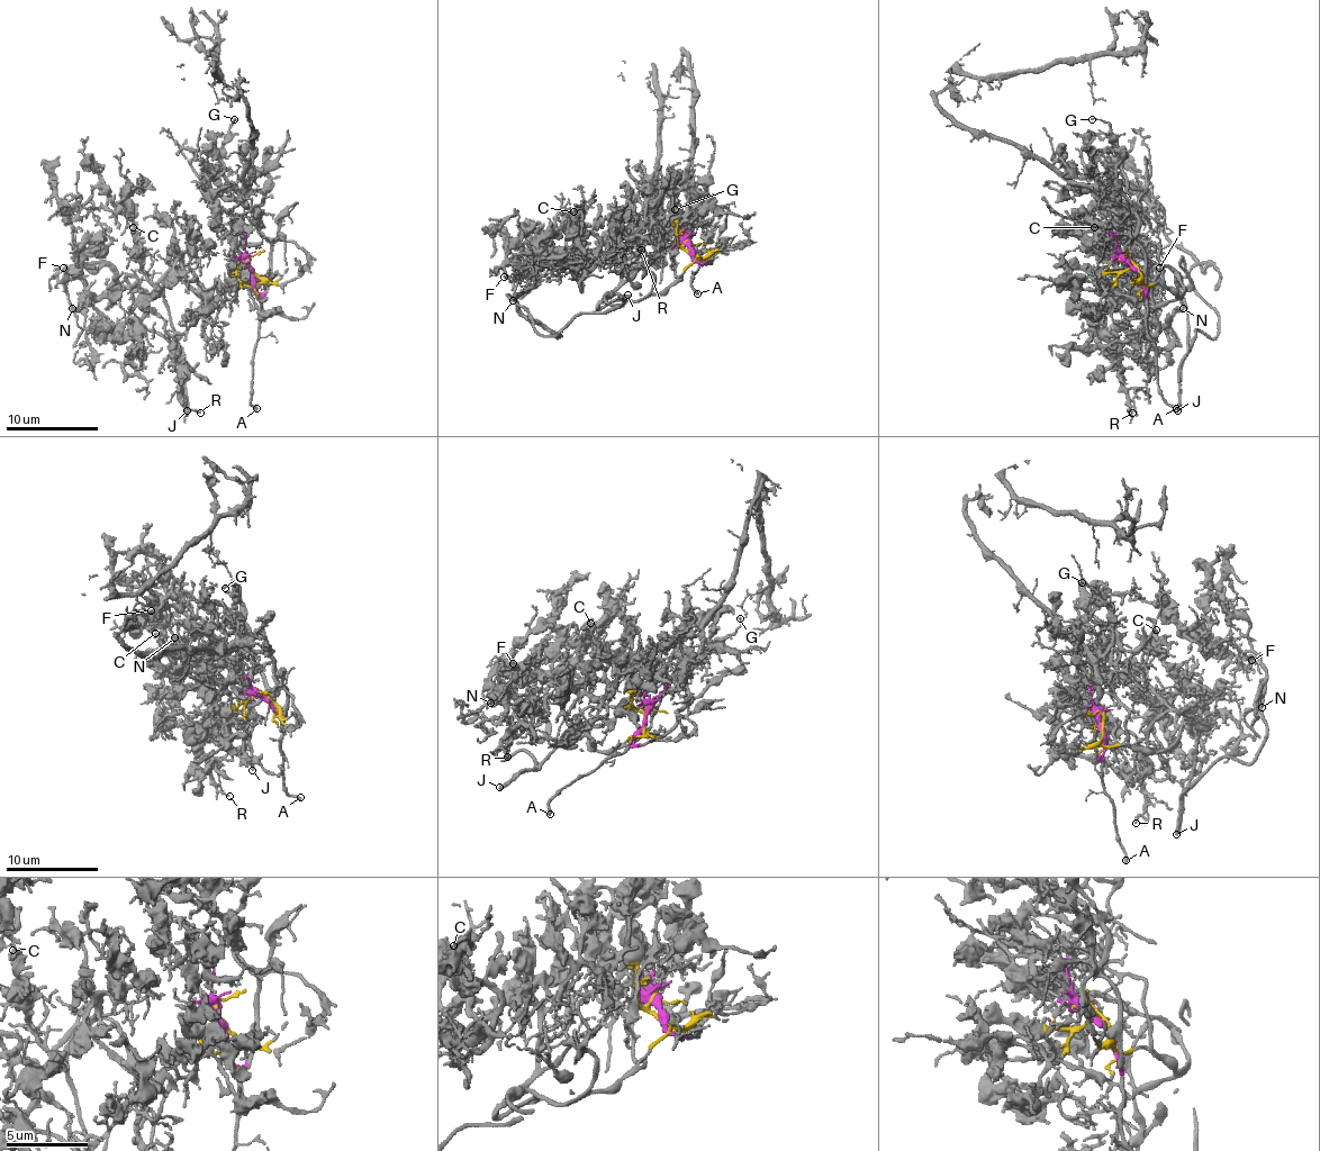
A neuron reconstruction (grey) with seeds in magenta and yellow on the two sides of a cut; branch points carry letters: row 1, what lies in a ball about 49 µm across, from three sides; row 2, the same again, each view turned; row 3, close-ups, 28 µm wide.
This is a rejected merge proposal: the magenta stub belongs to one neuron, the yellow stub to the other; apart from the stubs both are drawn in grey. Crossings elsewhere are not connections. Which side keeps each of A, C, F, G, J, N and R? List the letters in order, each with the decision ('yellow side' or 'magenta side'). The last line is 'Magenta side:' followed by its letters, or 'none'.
A: magenta side
C: yellow side
F: yellow side
G: magenta side
J: yellow side
N: yellow side
R: yellow side
Magenta side: A, G

